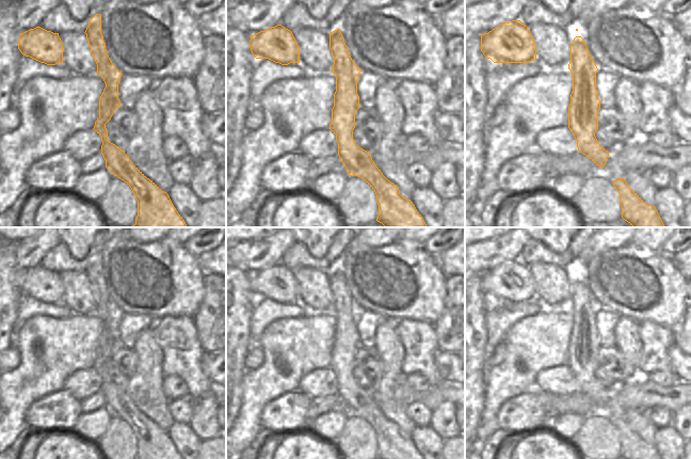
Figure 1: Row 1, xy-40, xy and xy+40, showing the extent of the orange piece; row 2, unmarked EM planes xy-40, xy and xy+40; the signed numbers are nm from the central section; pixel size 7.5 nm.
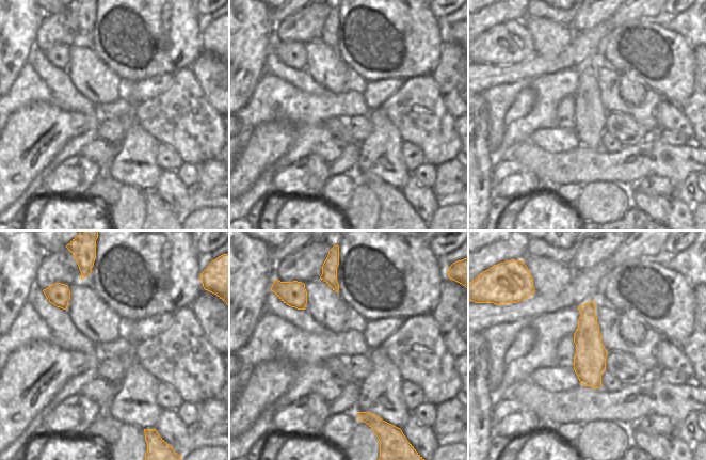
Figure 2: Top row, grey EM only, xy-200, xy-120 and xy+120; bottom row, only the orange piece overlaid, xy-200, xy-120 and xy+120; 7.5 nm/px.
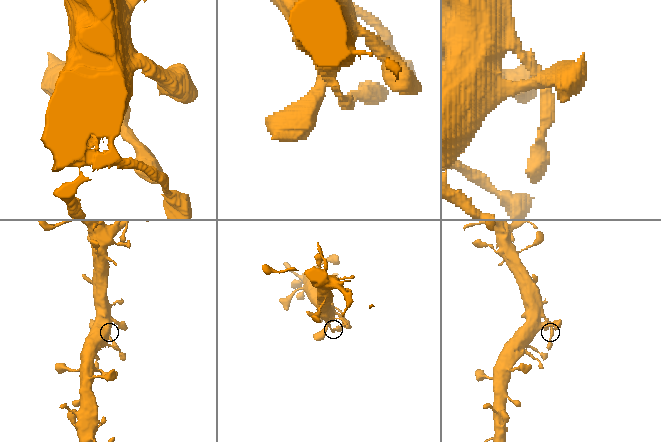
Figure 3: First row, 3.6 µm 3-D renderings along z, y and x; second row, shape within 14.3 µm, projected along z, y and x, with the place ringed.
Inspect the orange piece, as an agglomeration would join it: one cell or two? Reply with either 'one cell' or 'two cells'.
one cell

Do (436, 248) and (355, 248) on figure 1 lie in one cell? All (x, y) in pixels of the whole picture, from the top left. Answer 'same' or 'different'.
different

